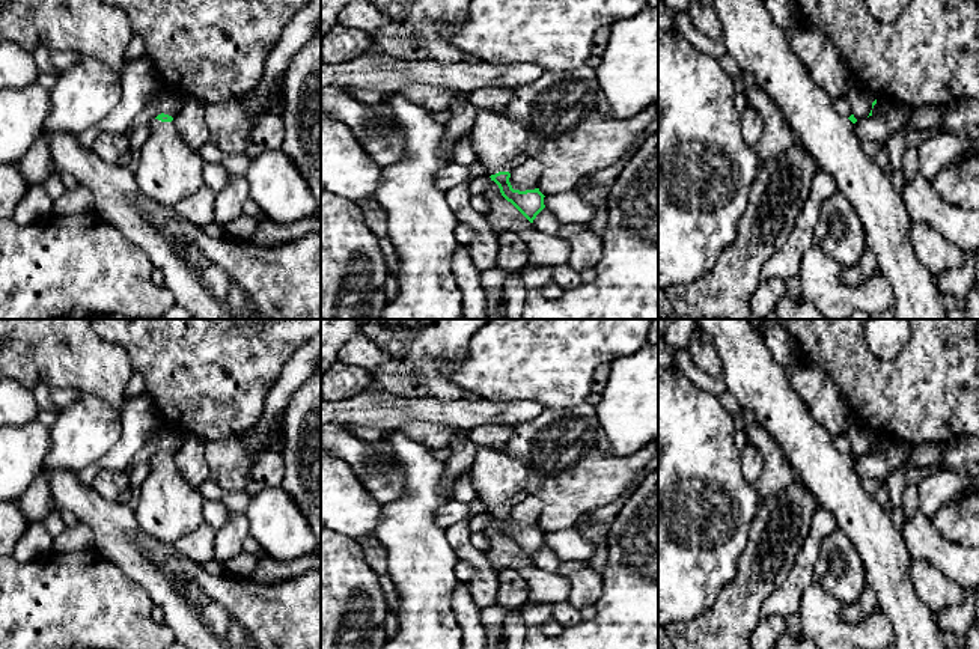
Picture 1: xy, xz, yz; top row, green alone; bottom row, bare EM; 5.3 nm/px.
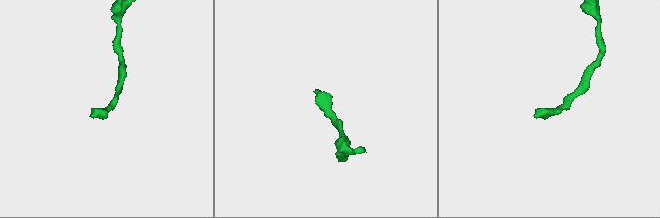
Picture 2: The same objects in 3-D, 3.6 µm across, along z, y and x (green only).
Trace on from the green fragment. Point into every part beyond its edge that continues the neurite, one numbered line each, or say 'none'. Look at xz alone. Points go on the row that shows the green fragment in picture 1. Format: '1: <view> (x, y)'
1: xz (497, 139)

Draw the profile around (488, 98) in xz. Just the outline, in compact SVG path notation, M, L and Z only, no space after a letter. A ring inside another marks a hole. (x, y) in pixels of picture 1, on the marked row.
M482 87L470 92L468 98L477 108L505 111L512 95L514 89L511 87Z

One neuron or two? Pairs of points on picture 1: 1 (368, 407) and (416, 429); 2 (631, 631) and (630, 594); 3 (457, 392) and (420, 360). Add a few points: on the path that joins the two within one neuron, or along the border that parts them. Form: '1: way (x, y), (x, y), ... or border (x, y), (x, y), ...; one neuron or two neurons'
1: border (442, 425), (404, 423), (399, 428); two neurons
2: way (631, 622), (631, 603); one neuron
3: way (448, 390), (426, 369); one neuron

